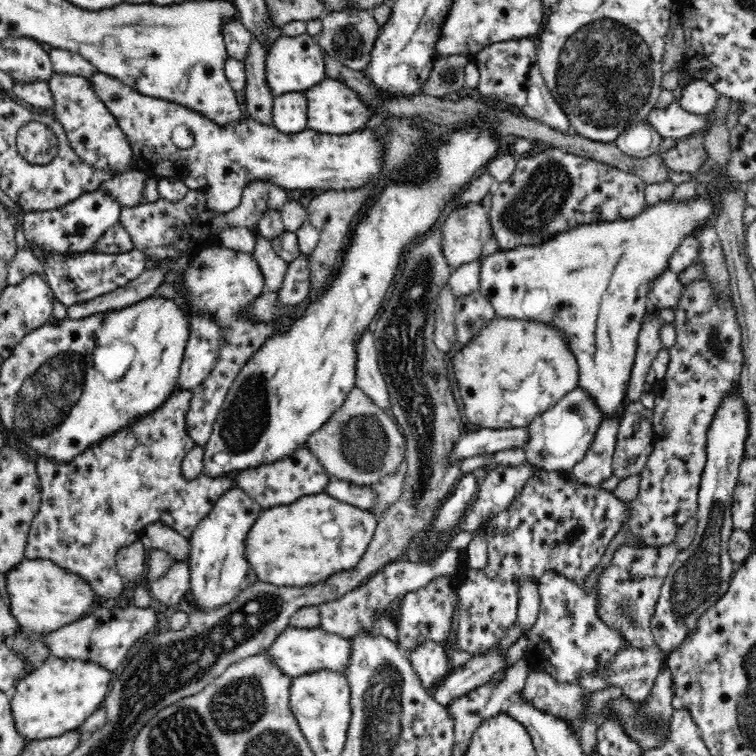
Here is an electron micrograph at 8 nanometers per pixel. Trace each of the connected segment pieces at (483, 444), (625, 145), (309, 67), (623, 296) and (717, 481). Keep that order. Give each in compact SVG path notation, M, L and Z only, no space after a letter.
M528 427L508 428L500 430L480 429L477 432L464 430L456 449L453 460L462 462L464 458L476 457L483 453L493 453L513 449L526 449L531 440Z
M645 120L626 127L614 143L630 156L647 157L656 152L660 146L660 136Z
M307 32L296 36L296 38L280 36L272 44L272 48L268 50L266 58L267 82L271 92L274 93L274 96L288 92L306 92L327 80L328 72L324 62L325 55L318 39L310 36Z
M709 192L709 195L711 199L696 198L688 207L671 205L665 200L659 205L647 207L633 220L585 225L560 232L546 244L518 246L506 252L498 250L492 256L482 258L479 291L492 303L498 316L544 321L562 329L578 361L578 386L594 397L604 417L612 413L621 416L628 407L624 400L625 388L630 378L645 308L650 303L647 300L647 284L668 269L668 259L680 240L692 235L695 228L710 223L716 206L712 203L715 194Z
M740 383L728 391L718 403L706 436L707 460L700 477L700 492L695 519L697 527L690 546L678 554L660 592L651 633L657 646L666 655L676 652L686 638L698 630L700 618L716 606L726 594L734 573L734 563L728 555L733 532L732 500L738 485L738 474L745 460L746 440L750 435L750 407L742 395Z

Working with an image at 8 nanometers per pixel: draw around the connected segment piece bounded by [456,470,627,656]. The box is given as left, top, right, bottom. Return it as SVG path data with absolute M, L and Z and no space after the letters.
M534 471L534 476L524 484L512 505L493 516L484 526L488 539L488 564L482 570L470 569L466 573L464 584L458 588L460 606L457 650L468 652L471 656L480 656L506 638L508 630L517 623L518 592L524 582L539 583L546 573L556 573L570 579L586 578L624 524L626 503L620 502L610 493L590 486L577 486L556 471Z

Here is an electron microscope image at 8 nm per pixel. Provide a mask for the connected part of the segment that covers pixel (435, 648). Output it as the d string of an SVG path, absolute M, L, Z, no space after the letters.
M418 643L408 650L406 655L424 687L436 687L452 671L444 643Z

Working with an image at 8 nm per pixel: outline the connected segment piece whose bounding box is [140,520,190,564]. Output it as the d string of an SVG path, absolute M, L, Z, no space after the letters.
M157 520L144 528L140 540L146 549L168 552L174 560L187 560L189 564L189 541L174 528Z

